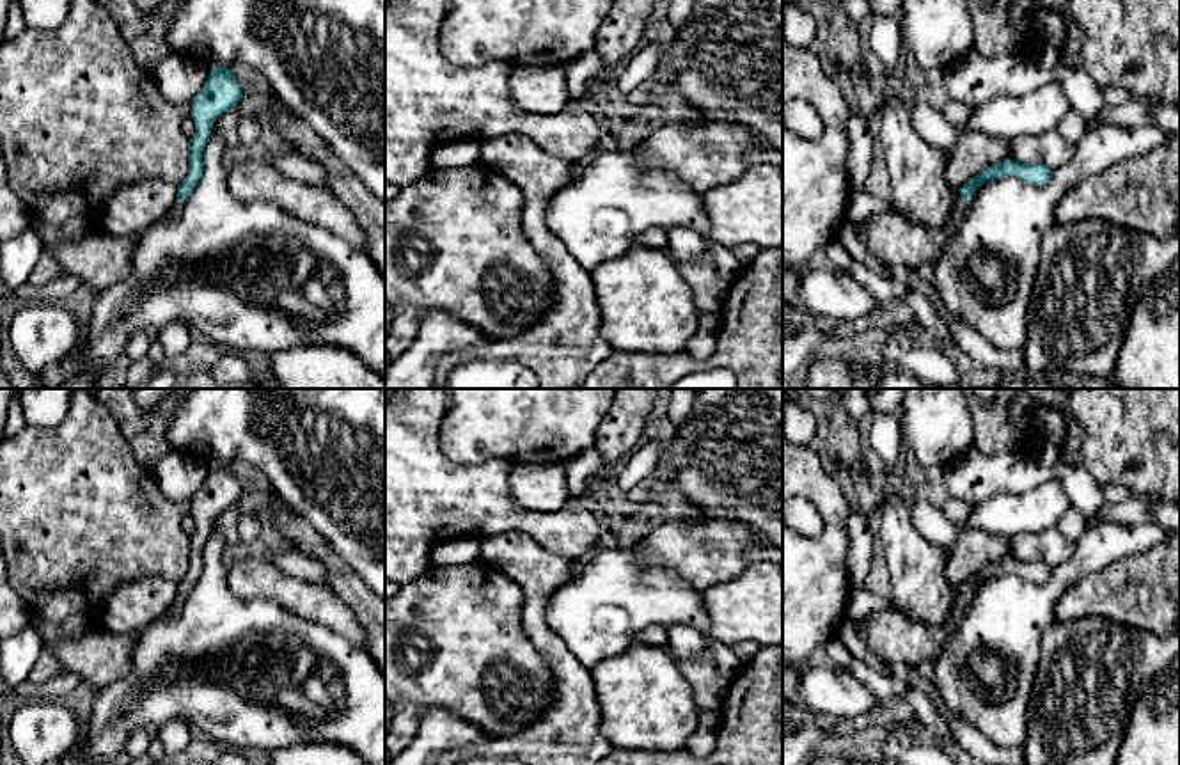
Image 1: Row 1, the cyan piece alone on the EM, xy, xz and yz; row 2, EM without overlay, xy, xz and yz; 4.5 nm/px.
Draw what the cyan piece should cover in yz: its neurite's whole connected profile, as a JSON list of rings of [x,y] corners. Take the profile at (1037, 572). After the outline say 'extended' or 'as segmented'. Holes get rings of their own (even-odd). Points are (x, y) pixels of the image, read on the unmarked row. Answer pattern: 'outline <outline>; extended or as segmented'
outline [[[1006,557],[992,561],[960,586],[960,600],[951,609],[951,614],[942,623],[912,621],[894,605],[868,614],[862,619],[862,637],[869,650],[887,664],[905,664],[916,669],[924,660],[935,660],[960,623],[967,600],[976,588],[992,579],[1015,573],[1033,584],[1045,584],[1052,575],[1052,568],[1043,561],[1019,561]]]; extended

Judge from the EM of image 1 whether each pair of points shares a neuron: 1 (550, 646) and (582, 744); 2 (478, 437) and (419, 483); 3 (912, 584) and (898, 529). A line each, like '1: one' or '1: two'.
1: one
2: two
3: one

